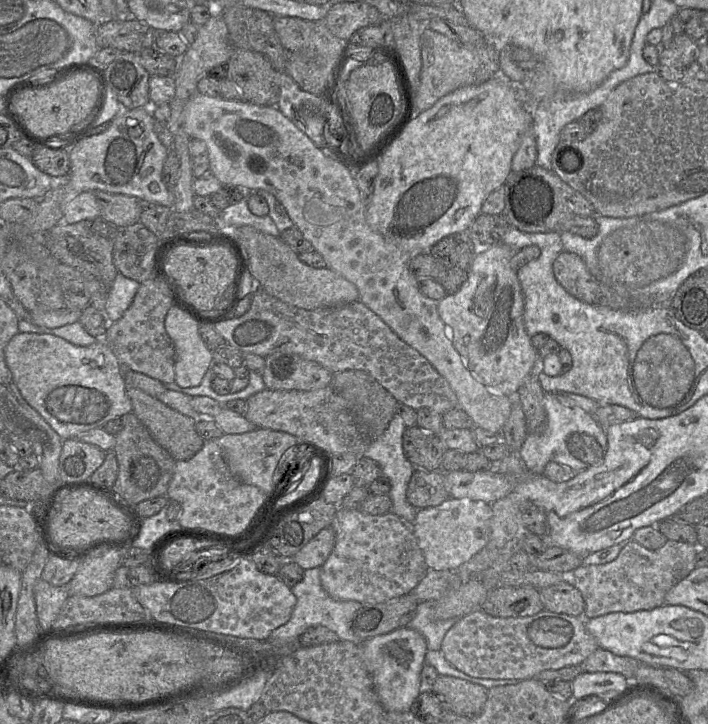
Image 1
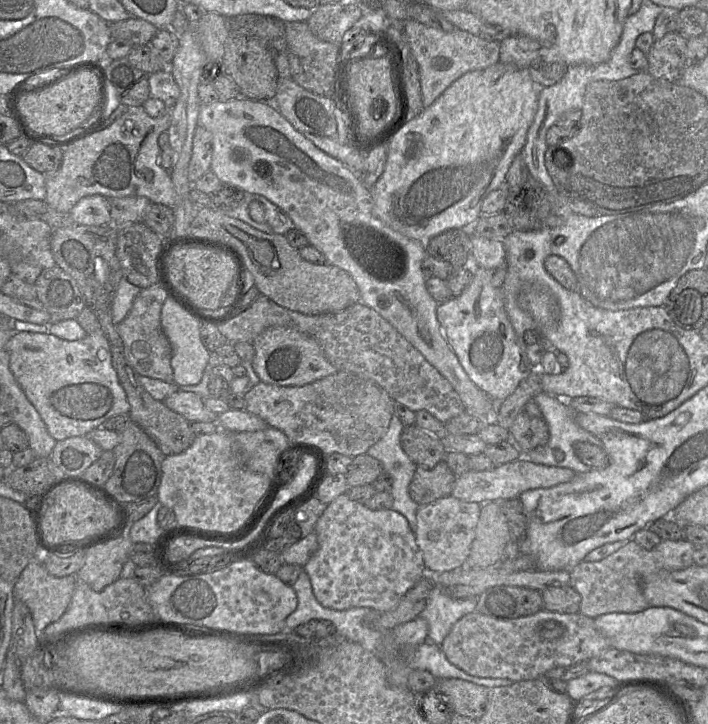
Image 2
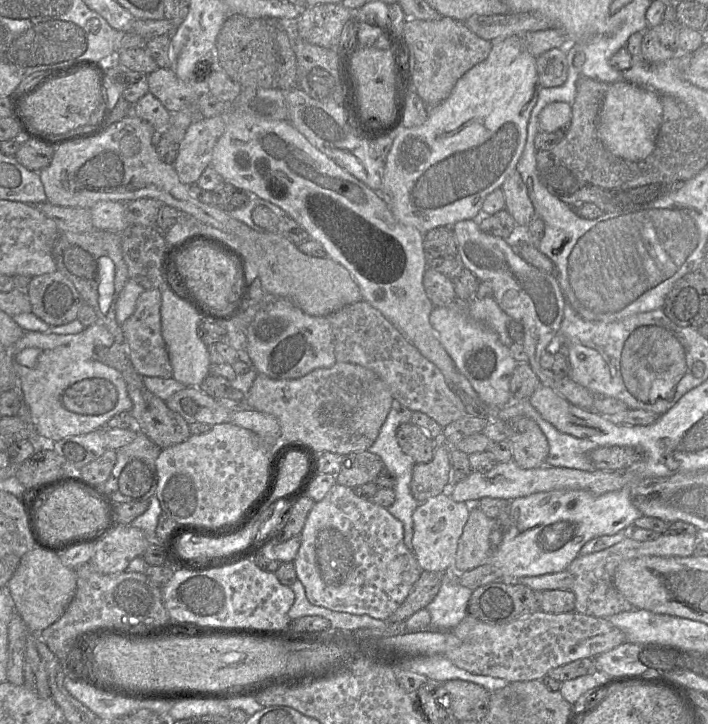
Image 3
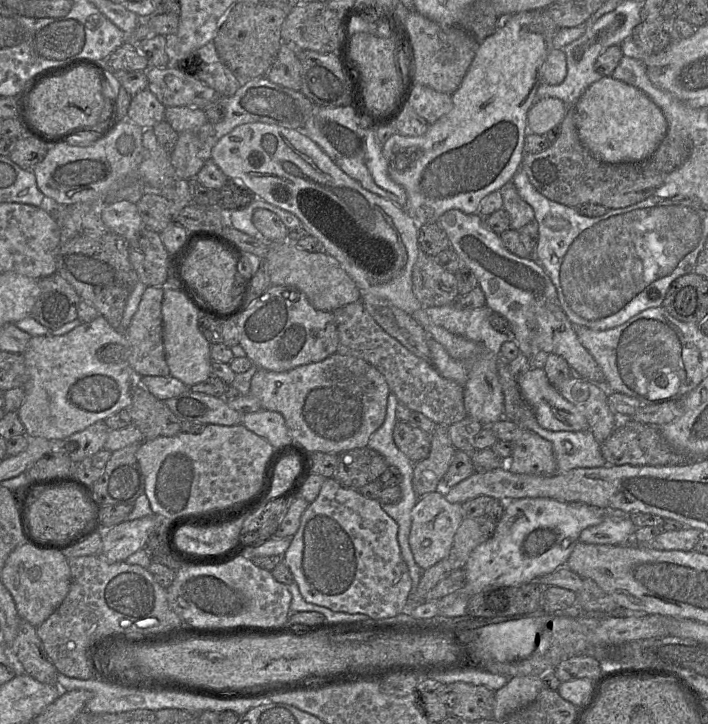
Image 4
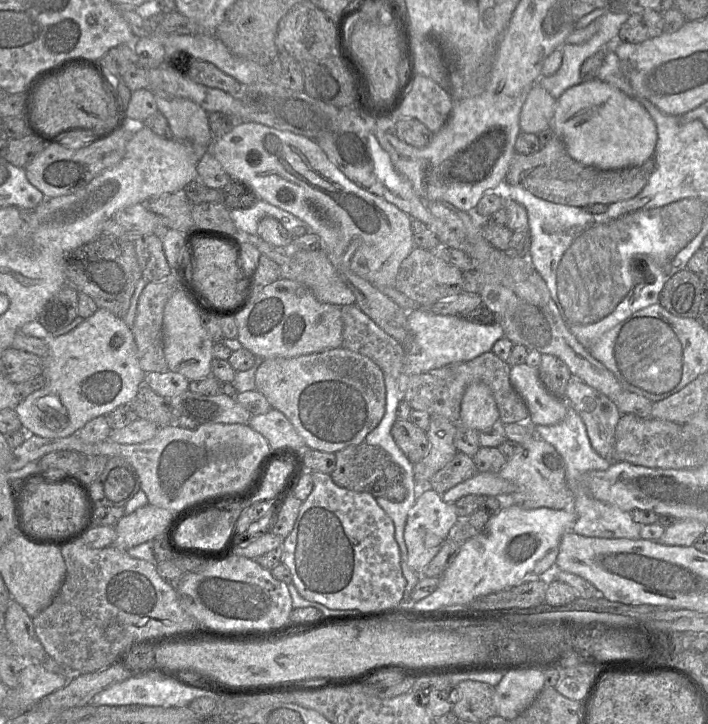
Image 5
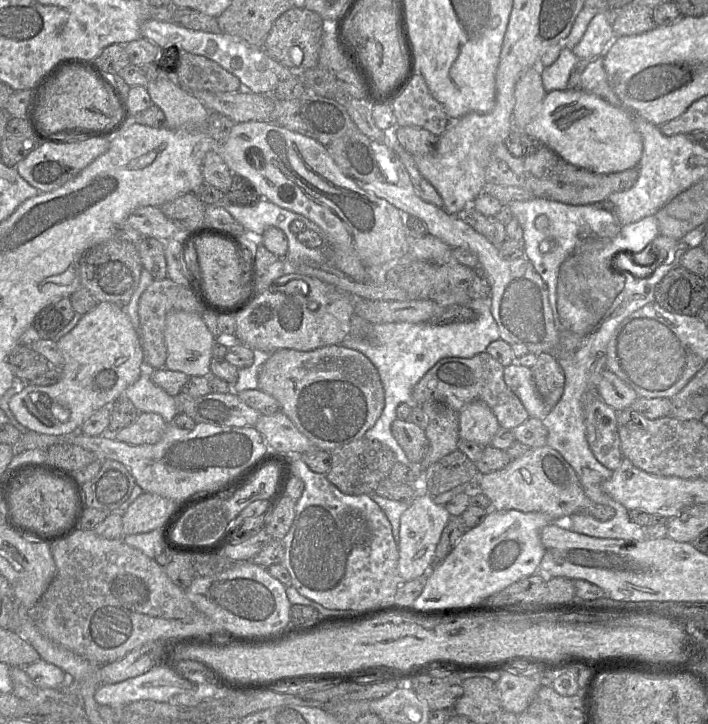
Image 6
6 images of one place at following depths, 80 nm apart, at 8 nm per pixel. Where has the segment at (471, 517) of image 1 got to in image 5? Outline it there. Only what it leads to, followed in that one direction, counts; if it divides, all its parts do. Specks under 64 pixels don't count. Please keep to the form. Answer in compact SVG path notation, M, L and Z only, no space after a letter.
M420 487L418 497L409 510L404 528L404 540L408 551L408 565L419 575L430 563L446 541L458 521L454 503L446 503L439 493L429 487Z

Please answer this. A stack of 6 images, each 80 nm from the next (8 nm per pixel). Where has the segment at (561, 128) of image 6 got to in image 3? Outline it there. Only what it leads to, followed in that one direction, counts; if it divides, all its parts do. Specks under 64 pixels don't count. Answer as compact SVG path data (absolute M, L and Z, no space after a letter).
M627 81L609 84L602 101L598 135L615 156L632 162L646 159L654 150L663 120L661 96Z

